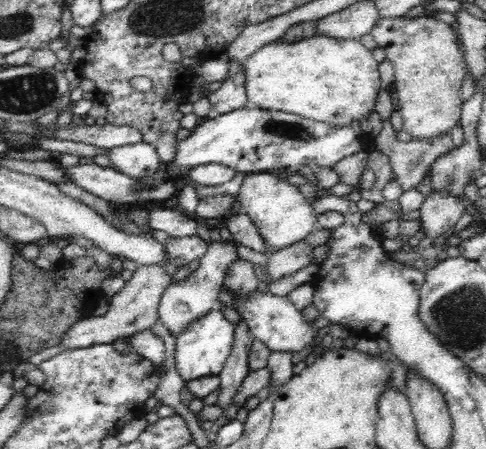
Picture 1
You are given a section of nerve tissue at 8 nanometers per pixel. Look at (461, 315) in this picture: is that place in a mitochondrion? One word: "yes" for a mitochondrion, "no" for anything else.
yes

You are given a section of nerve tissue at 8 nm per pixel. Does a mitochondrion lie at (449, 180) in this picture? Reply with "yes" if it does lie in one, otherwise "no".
yes

